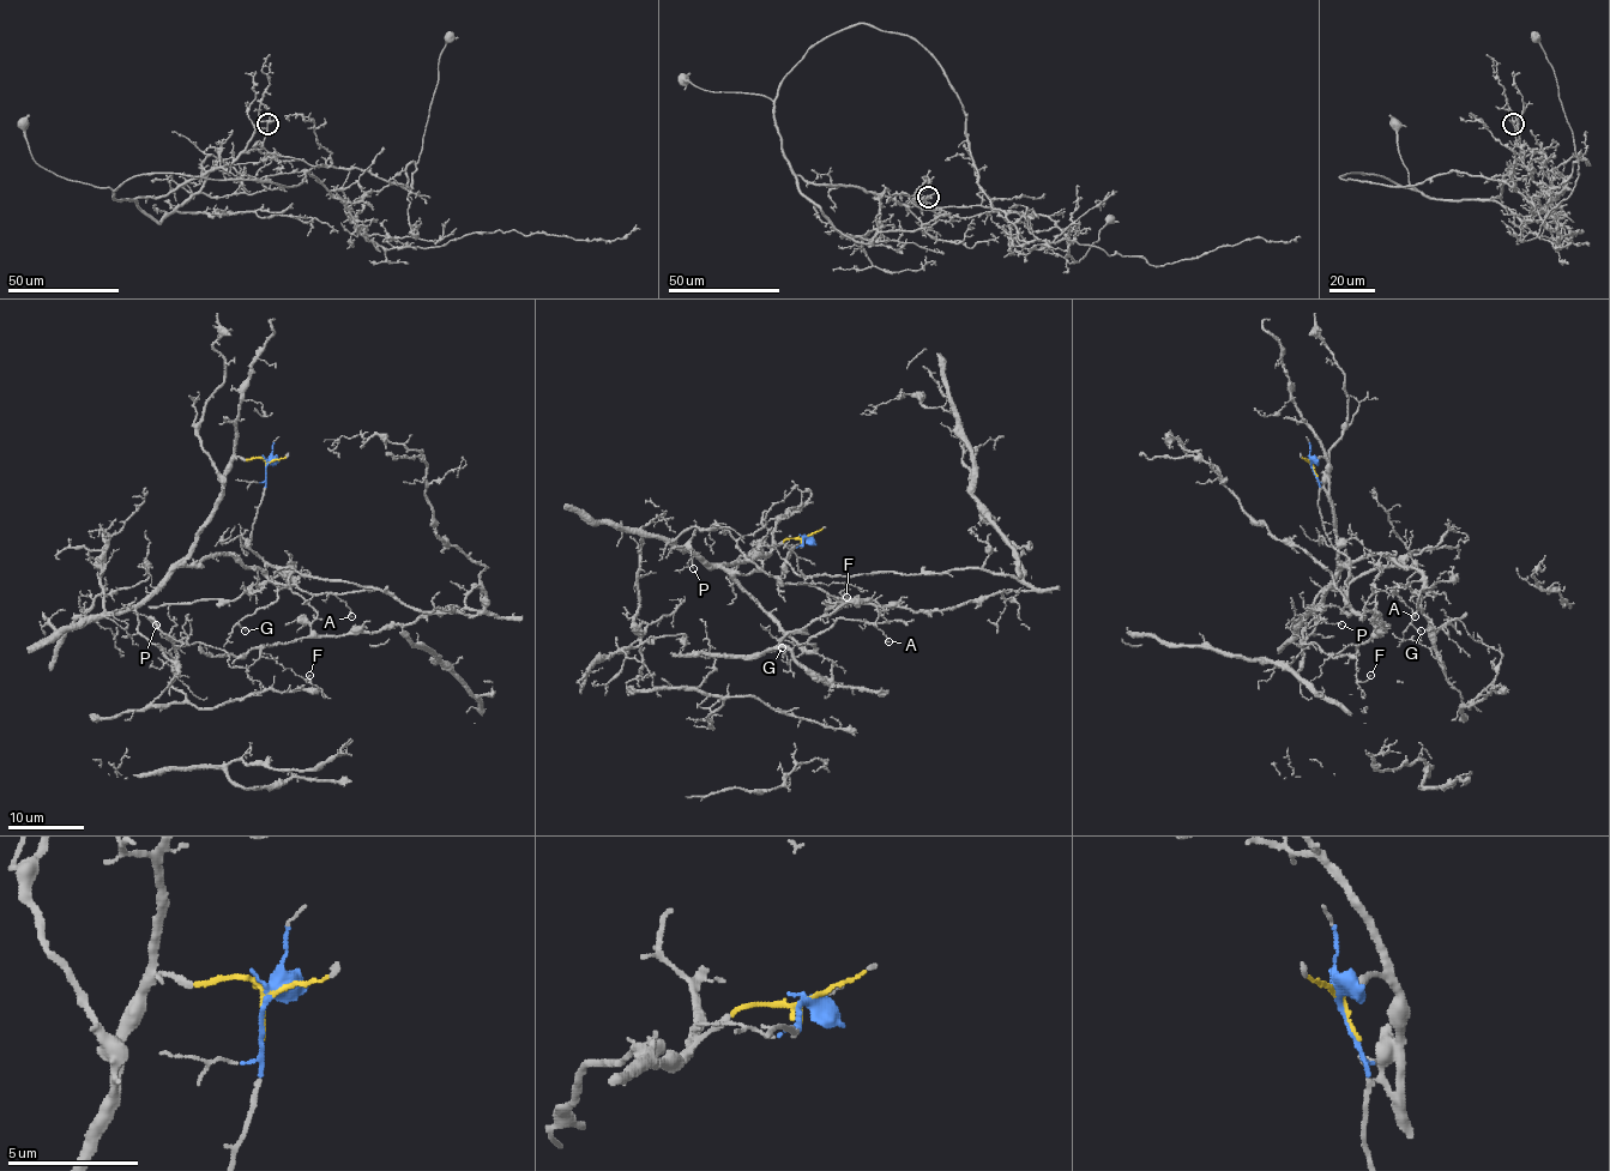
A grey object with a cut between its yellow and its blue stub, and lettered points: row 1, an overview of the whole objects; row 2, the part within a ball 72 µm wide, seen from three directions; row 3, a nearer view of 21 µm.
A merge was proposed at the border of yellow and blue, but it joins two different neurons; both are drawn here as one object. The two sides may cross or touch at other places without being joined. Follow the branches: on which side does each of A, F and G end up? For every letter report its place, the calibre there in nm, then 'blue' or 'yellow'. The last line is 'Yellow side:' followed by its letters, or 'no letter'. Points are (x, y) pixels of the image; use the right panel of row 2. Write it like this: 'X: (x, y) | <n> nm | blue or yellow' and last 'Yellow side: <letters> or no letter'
A: (1415, 616) | 120 nm | yellow
F: (1370, 675) | 120 nm | blue
G: (1421, 631) | 110 nm | yellow
Yellow side: A, G

